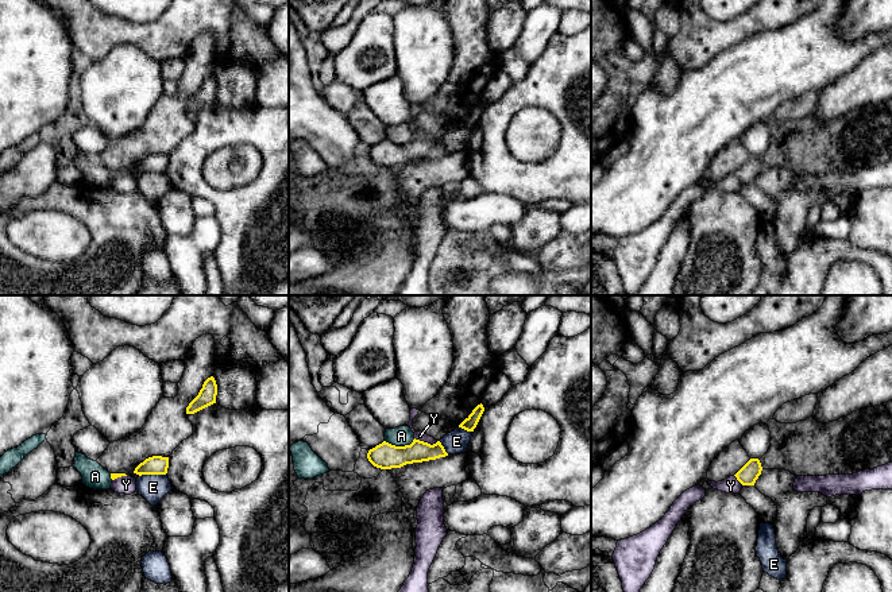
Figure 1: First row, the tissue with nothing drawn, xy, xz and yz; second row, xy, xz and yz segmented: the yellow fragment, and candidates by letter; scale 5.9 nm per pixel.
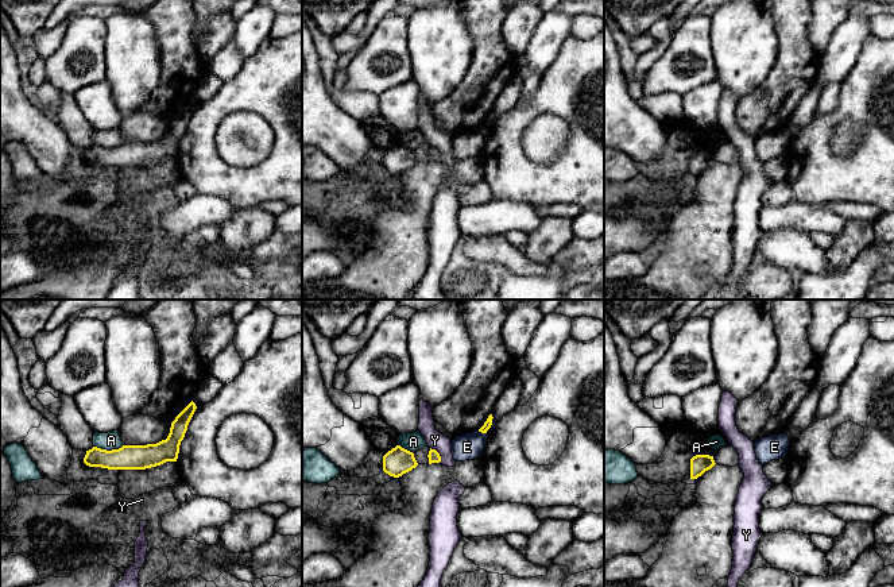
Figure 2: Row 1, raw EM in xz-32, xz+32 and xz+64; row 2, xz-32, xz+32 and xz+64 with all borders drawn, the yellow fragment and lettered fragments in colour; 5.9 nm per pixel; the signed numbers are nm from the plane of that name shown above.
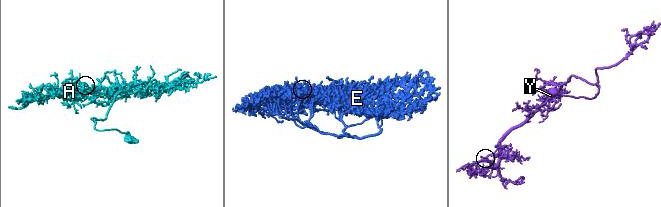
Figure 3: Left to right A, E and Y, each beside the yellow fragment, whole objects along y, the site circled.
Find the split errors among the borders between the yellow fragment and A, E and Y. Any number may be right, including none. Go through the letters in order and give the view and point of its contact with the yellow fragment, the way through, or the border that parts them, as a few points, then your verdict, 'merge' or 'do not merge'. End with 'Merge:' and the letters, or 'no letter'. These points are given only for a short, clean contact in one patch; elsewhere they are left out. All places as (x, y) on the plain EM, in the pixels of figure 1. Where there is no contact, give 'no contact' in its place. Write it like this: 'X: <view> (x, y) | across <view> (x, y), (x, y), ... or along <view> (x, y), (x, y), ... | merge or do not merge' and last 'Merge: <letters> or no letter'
A: xz (400, 144) | along xz (414, 136), (404, 143), (392, 143), (385, 138) | do not merge
E: xy (151, 171) | along xy (165, 171), (142, 171), (139, 174) | do not merge
Y: xz (427, 140) | along xz (414, 135), (431, 142), (437, 139) | do not merge
Merge: no letter

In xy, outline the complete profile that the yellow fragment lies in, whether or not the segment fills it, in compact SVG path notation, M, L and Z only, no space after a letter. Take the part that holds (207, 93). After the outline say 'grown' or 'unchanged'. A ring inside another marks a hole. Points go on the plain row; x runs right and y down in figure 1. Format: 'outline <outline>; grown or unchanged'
outline M213 74L208 76L198 93L186 105L186 112L194 112L213 101L216 101L217 82Z; unchanged

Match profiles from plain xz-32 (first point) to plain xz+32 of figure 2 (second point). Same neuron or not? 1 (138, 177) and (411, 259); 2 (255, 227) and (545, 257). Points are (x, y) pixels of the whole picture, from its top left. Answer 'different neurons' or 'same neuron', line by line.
1: same neuron
2: same neuron

